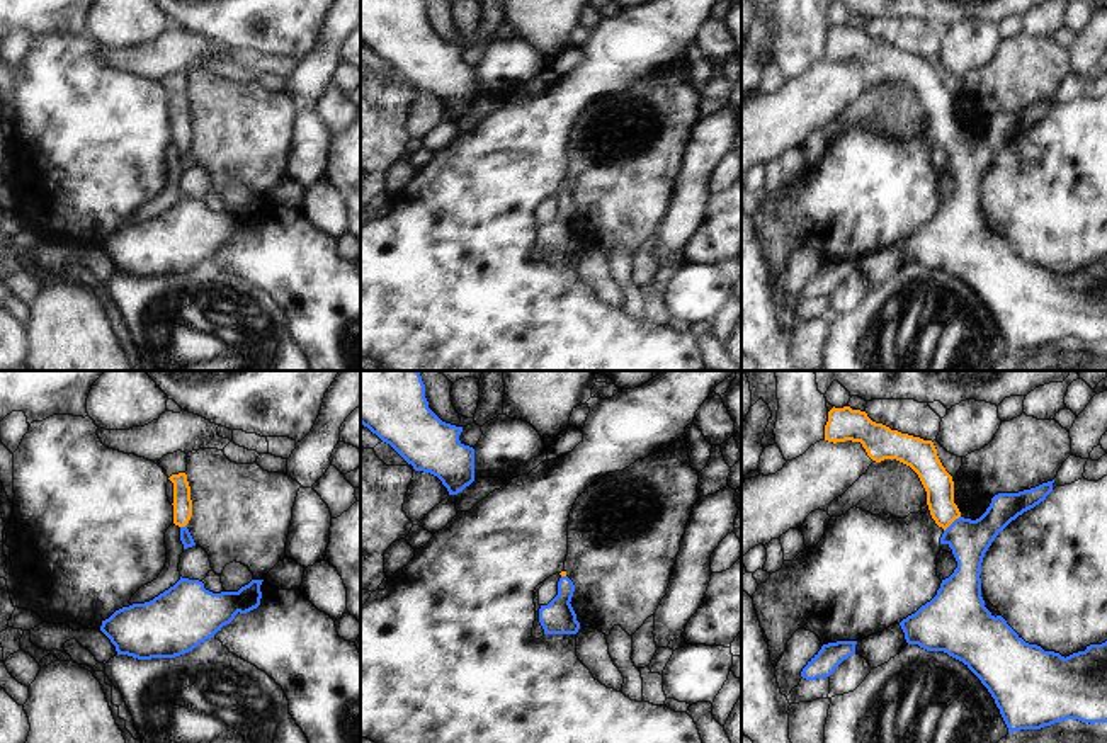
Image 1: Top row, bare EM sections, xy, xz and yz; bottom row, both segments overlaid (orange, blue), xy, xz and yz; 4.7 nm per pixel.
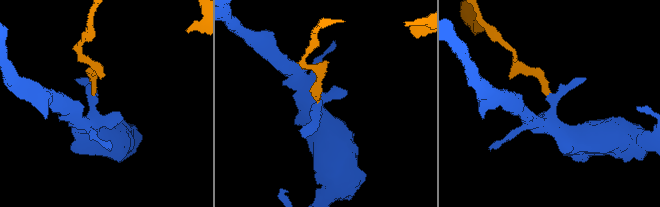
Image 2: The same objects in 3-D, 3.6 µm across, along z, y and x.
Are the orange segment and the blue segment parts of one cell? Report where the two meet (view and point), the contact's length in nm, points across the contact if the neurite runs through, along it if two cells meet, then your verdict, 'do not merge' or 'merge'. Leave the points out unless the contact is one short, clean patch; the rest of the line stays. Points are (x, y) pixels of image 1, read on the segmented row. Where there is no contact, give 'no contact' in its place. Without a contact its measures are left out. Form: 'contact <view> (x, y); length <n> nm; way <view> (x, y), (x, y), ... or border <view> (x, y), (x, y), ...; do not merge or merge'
contact yz (951, 522); length 110 nm; way yz (937, 483), (941, 505), (951, 522), (970, 539); merge

